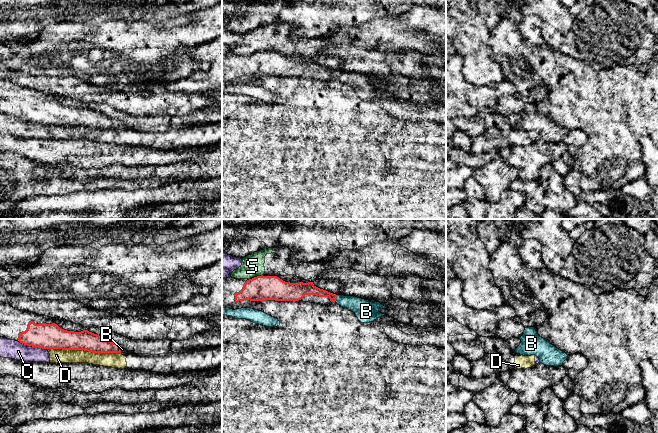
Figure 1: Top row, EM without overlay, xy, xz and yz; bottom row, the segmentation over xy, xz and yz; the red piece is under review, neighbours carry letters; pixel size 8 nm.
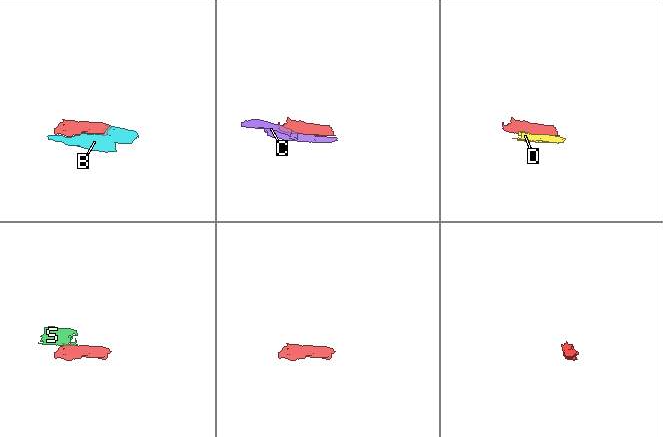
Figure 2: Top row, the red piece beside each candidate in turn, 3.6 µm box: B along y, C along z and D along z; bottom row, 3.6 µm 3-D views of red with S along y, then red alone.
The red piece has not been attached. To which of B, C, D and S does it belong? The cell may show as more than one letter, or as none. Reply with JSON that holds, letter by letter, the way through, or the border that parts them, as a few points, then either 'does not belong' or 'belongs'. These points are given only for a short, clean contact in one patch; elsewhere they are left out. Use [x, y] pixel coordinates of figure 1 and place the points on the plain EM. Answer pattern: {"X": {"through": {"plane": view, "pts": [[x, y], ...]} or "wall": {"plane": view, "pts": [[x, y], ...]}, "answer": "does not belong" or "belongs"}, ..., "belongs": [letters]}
{"B": {"answer": "belongs"}, "C": {"answer": "does not belong"}, "D": {"answer": "does not belong"}, "S": {"wall": {"plane": "xz", "pts": [[261, 51], [252, 54]]}, "answer": "does not belong"}, "belongs": ["B"]}

